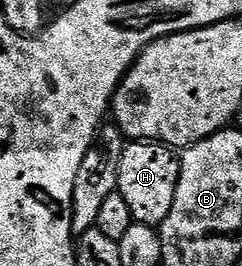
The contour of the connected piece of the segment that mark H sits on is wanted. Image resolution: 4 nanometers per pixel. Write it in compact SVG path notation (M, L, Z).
M135 141L119 158L119 192L129 203L129 211L140 225L158 227L173 211L173 199L177 195L179 162L176 150L170 145L154 141Z

